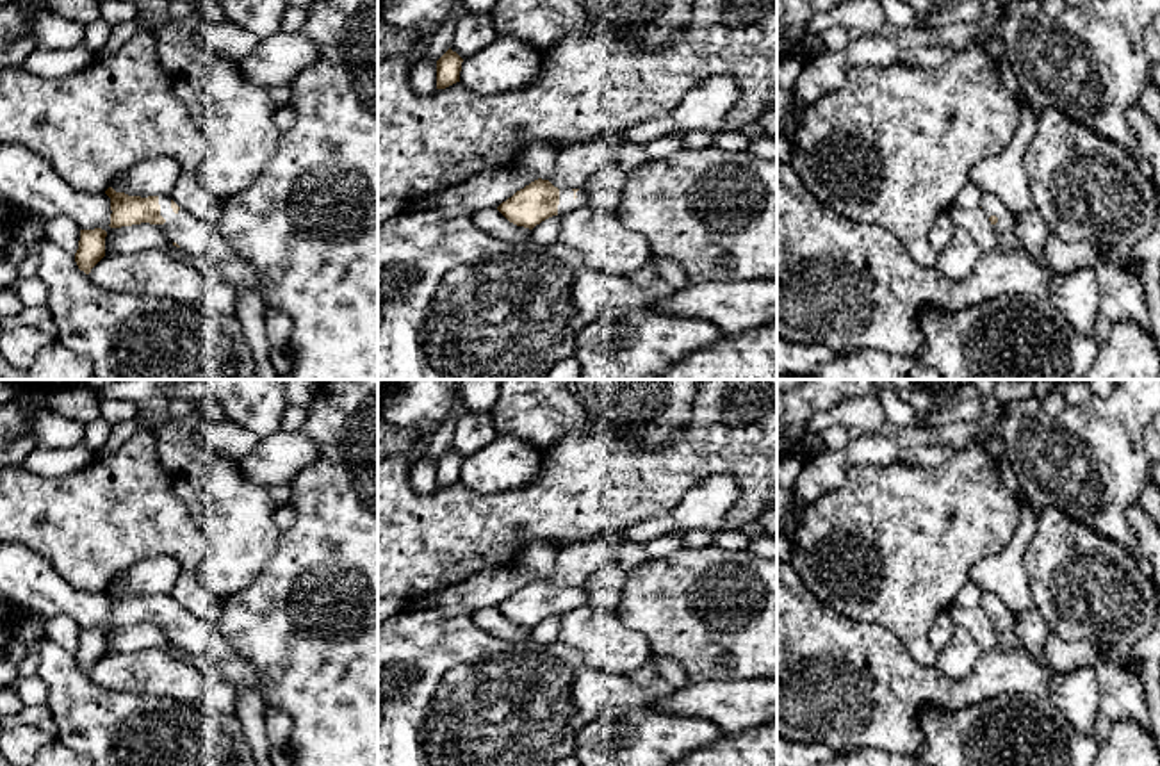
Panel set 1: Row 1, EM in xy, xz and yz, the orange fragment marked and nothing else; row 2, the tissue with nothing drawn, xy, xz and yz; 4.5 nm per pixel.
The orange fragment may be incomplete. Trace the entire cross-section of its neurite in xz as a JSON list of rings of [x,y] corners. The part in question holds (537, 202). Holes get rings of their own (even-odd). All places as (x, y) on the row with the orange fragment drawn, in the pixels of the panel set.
[[[535,180],[511,198],[502,201],[497,210],[513,224],[533,230],[552,216],[586,207],[588,194],[581,189],[558,189],[549,180]]]

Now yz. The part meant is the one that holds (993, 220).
[[[985,194],[980,207],[987,214],[998,235],[1014,228],[1014,214],[1001,200],[994,198],[993,194]]]

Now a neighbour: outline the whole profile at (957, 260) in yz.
[[[955,226],[952,242],[937,253],[934,269],[953,280],[966,280],[982,257],[982,249],[976,240],[962,226]]]

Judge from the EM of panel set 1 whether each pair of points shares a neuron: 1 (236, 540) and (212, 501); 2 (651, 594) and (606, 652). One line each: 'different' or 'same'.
1: same
2: different

